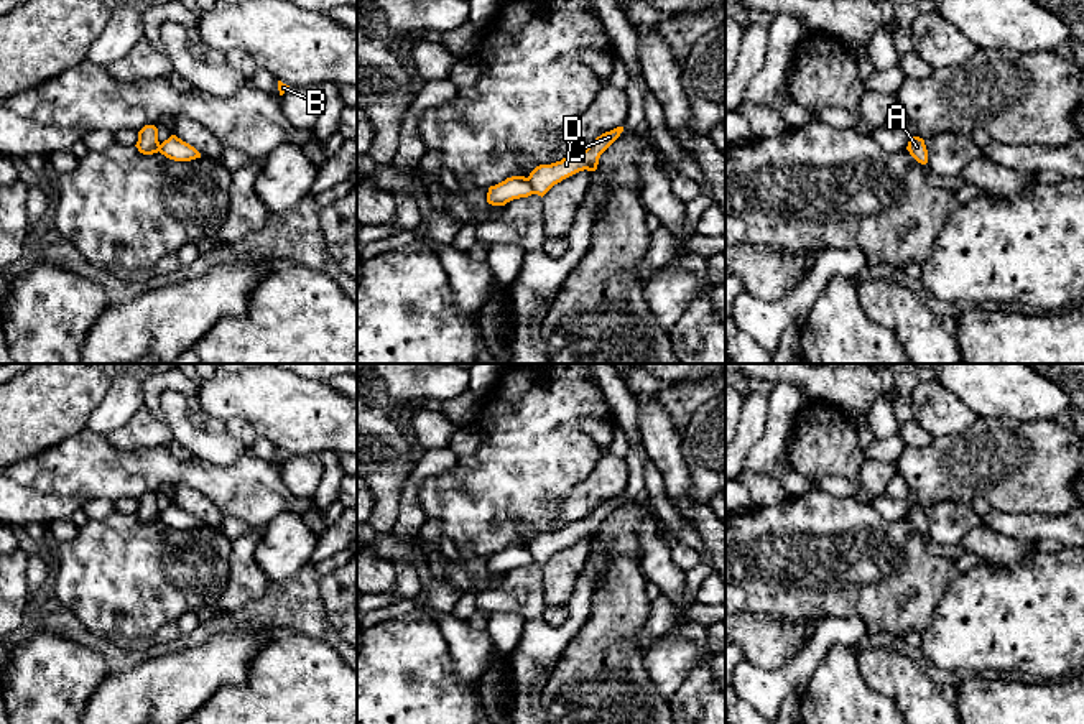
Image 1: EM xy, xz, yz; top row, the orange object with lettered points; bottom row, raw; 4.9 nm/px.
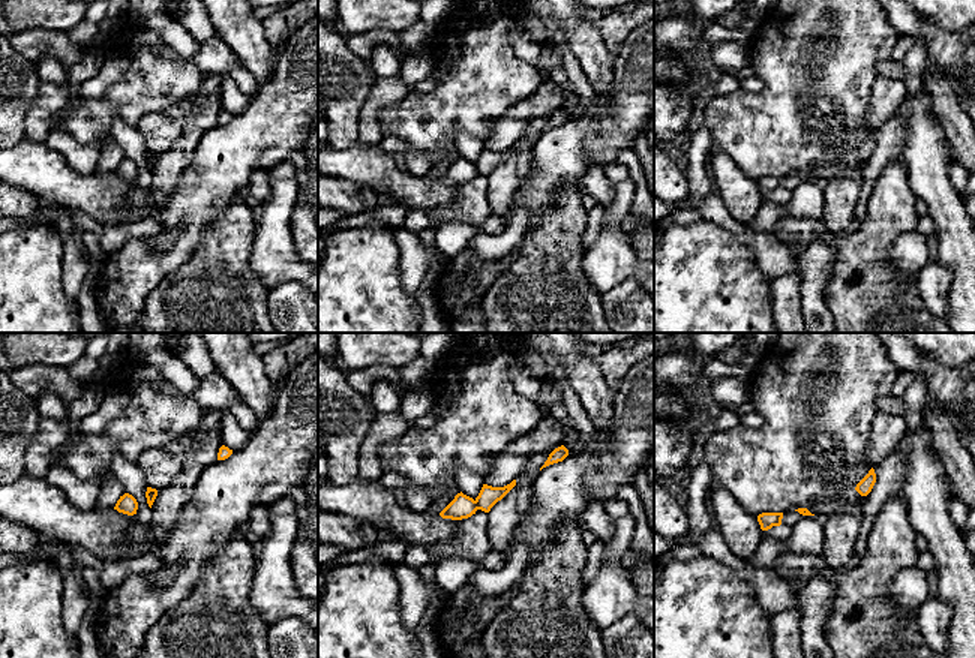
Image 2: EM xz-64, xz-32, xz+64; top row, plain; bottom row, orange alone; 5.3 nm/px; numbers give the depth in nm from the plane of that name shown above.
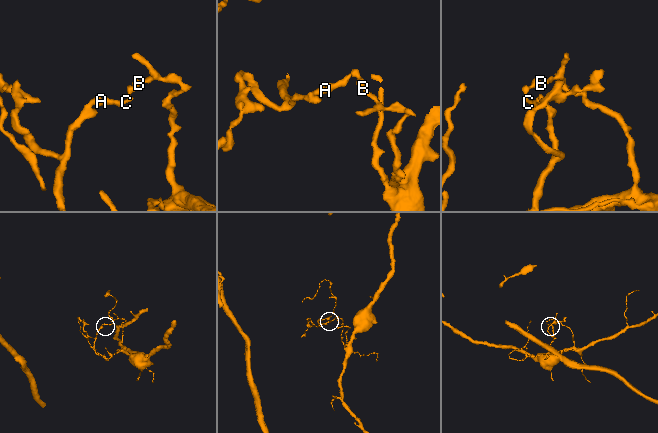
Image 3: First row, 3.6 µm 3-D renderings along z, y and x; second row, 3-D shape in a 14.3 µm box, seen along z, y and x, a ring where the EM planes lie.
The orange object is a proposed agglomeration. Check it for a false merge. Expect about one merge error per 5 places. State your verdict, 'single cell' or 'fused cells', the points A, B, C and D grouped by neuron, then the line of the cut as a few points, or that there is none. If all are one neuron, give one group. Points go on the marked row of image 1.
fused cells; A / B C D; cut in xz along (527, 178), (535, 193)

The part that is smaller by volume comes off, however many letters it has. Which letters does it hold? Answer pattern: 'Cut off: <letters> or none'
Cut off: A

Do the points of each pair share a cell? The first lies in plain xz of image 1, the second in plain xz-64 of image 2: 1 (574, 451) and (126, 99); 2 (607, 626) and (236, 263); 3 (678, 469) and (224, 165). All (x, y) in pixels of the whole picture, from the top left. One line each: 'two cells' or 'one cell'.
1: one cell
2: one cell
3: two cells

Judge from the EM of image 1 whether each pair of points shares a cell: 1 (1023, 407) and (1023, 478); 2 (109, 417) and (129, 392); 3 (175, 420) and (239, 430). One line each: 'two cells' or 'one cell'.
1: two cells
2: one cell
3: two cells

